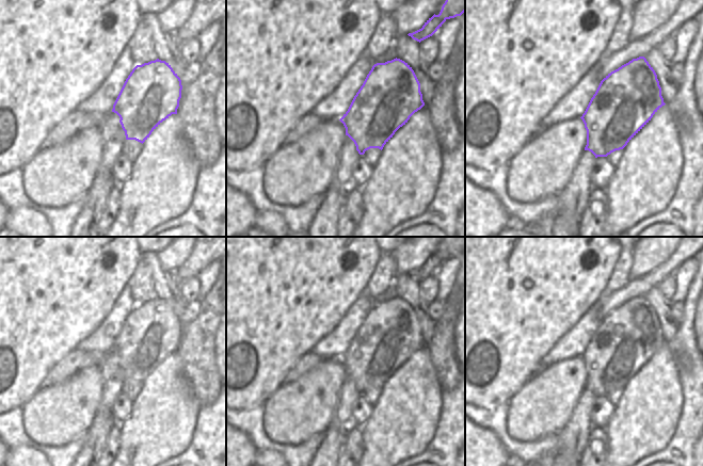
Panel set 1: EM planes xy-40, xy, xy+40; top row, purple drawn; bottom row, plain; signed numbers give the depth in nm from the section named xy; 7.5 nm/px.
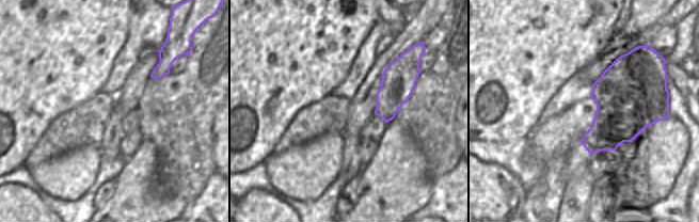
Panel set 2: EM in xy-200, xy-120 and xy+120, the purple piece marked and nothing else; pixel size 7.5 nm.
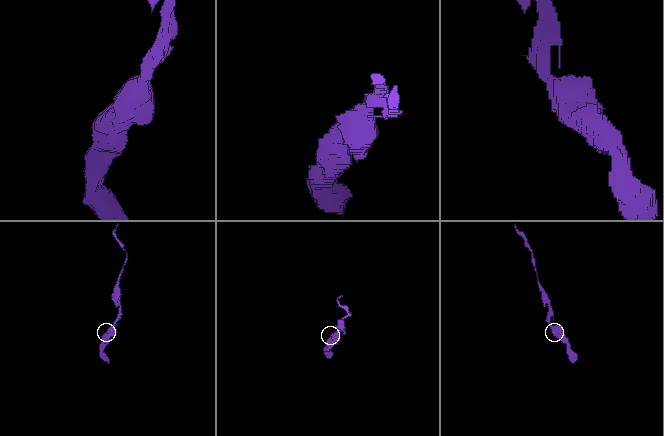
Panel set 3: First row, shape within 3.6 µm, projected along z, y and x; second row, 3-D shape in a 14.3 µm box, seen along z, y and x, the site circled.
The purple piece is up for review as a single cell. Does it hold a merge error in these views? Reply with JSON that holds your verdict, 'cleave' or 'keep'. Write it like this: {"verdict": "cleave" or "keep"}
{"verdict": "cleave"}

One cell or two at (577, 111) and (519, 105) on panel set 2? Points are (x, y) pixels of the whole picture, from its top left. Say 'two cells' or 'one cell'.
two cells

